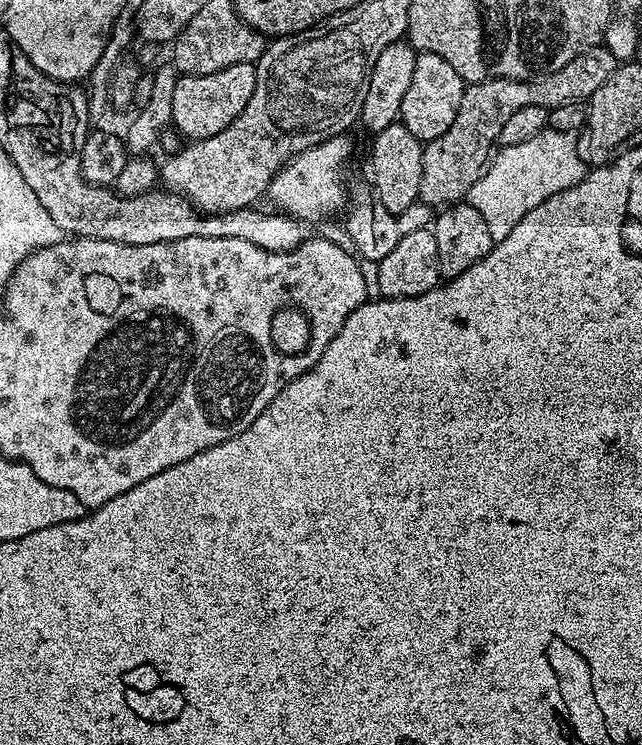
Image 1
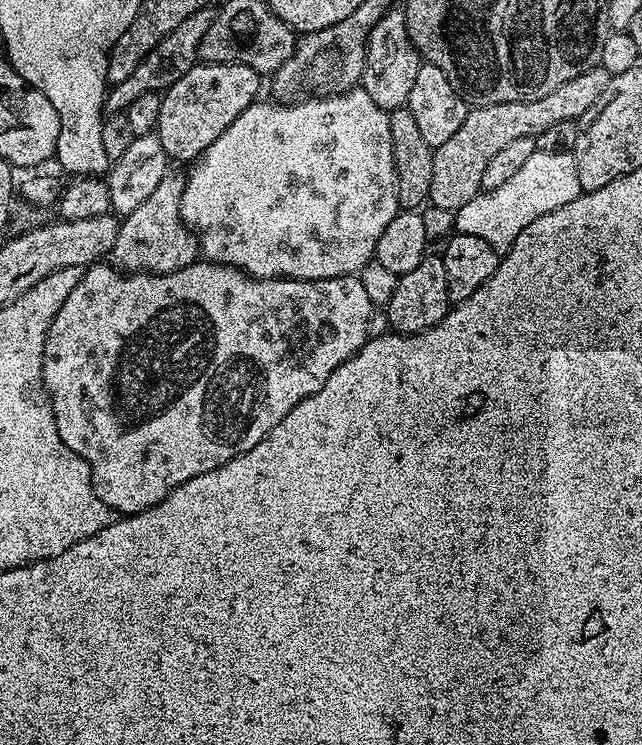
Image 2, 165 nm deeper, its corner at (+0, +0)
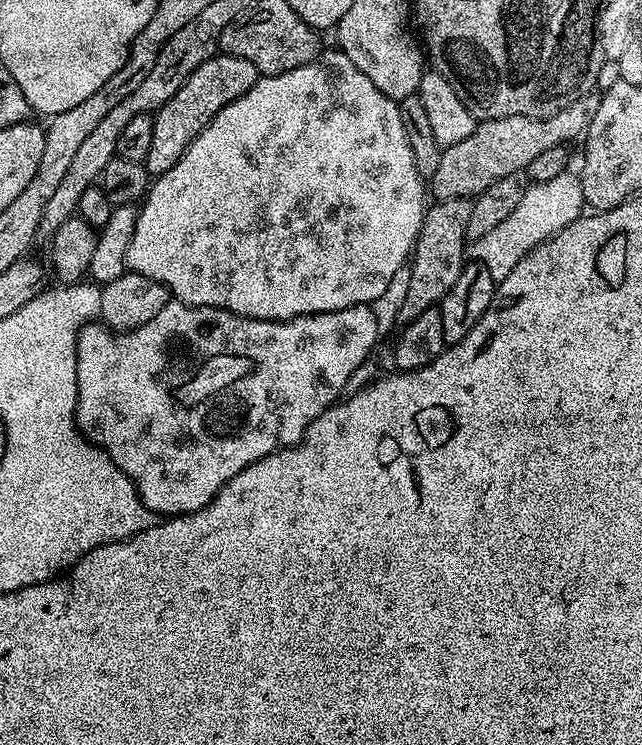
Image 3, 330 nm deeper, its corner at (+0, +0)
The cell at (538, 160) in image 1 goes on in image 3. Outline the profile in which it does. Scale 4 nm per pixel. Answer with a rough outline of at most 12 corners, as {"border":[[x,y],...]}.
{"border":[[580,177],[529,183],[470,248],[502,281],[585,208]]}

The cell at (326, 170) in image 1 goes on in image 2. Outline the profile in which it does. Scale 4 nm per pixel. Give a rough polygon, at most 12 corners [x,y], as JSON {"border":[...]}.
{"border":[[363,86],[250,105],[191,165],[203,259],[363,273],[401,211]]}

